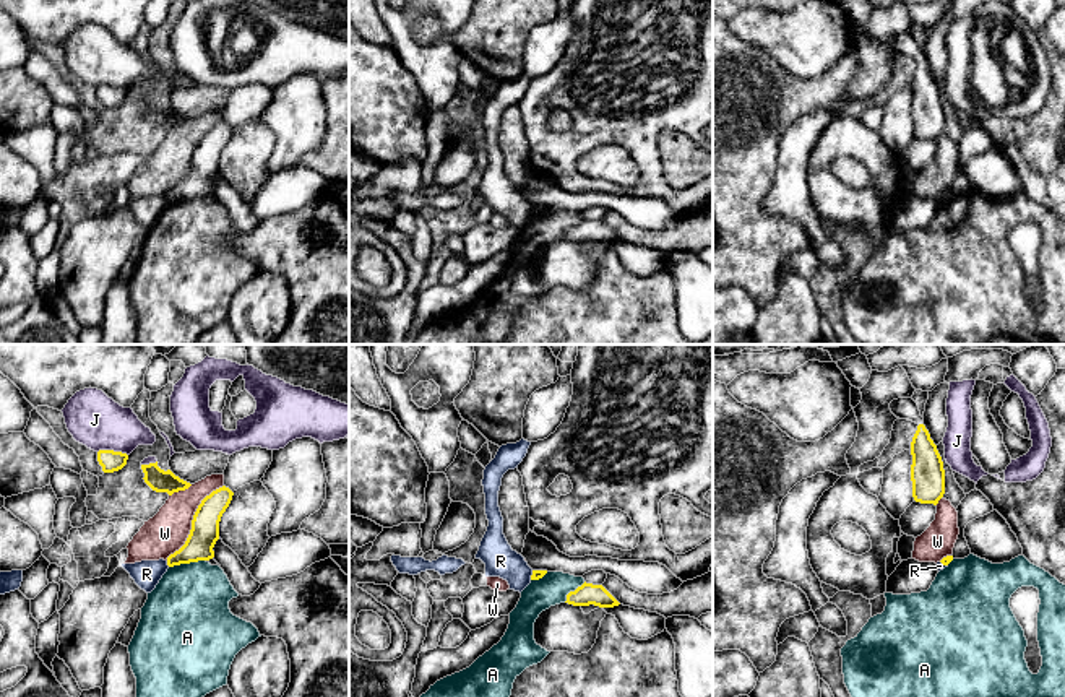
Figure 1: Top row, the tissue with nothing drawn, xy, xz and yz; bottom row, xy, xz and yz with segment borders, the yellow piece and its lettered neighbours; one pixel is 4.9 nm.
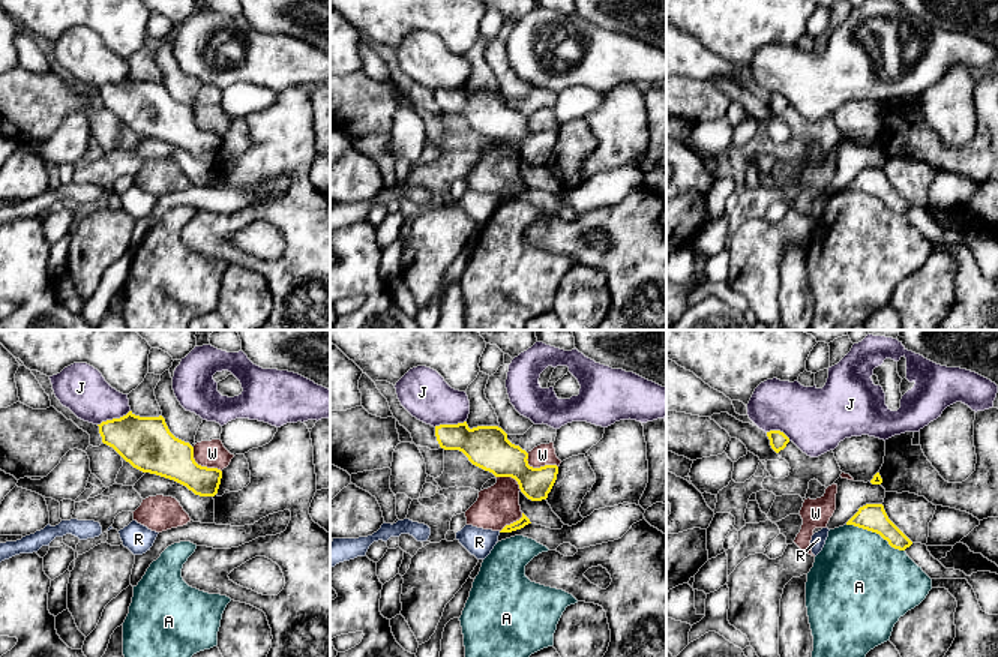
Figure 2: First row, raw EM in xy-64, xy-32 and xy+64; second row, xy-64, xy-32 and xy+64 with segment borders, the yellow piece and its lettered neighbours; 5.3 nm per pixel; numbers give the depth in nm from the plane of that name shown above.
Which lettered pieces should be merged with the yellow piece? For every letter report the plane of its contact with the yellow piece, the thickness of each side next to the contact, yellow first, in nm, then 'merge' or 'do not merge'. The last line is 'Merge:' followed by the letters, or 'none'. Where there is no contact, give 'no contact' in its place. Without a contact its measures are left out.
A: contact in xy; calibres 140 and 400 nm; do not merge
J: contact in xy; calibres 100 and 260 nm; do not merge
R: contact in xy; calibres 140 and 140 nm; do not merge
W: contact in xy; calibres 140 and 200 nm; do not merge
Merge: none

